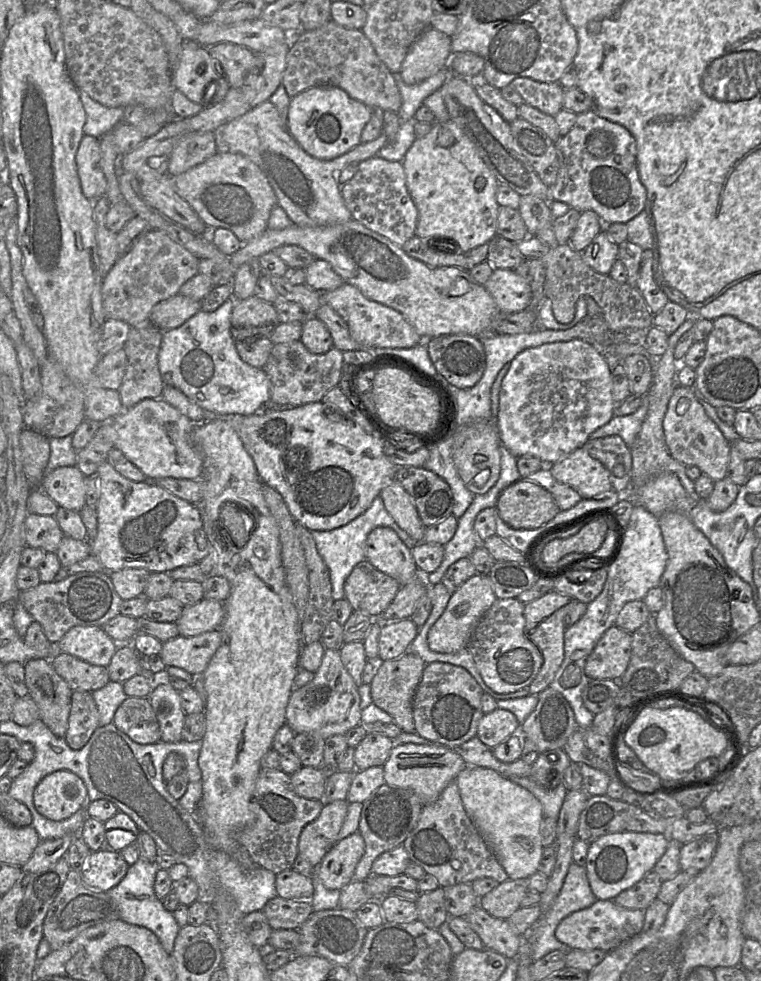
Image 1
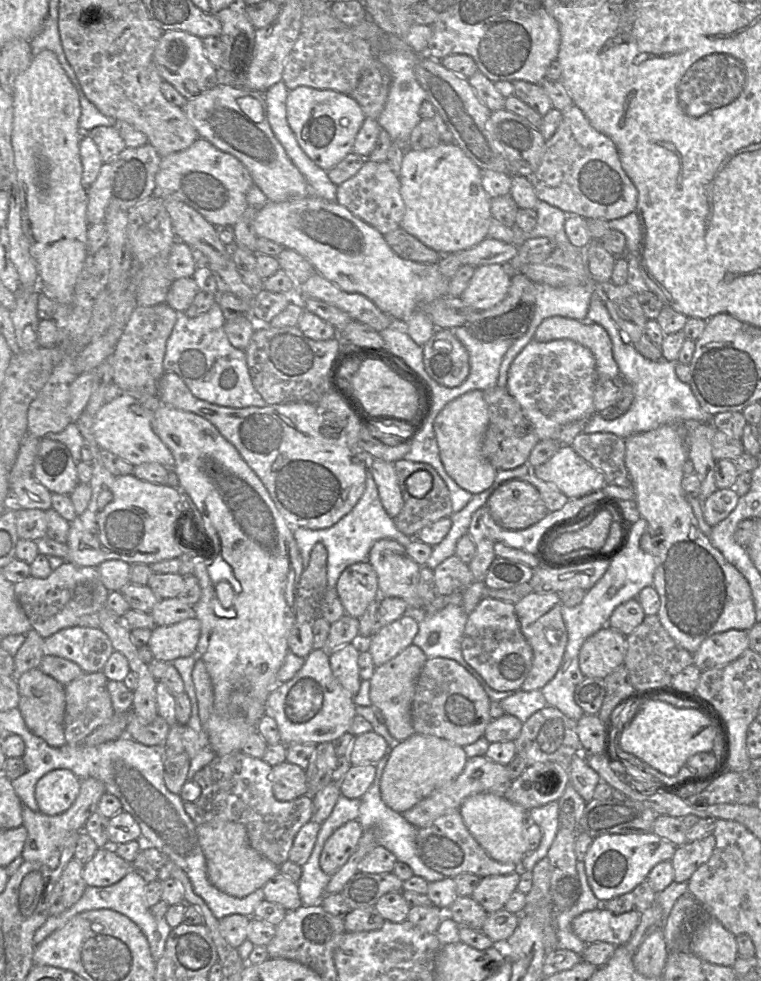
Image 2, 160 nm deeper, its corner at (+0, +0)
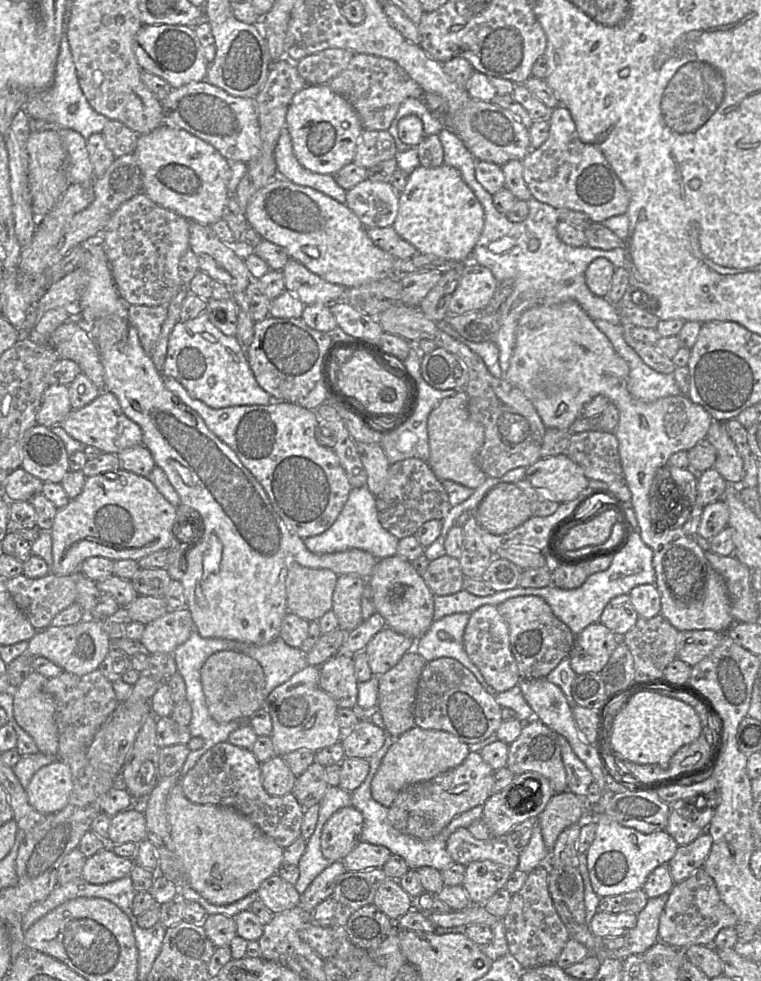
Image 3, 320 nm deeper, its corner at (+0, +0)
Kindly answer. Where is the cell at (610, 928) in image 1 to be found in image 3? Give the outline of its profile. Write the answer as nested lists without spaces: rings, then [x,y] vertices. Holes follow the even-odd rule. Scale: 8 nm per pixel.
[[[599,912],[593,916],[589,926],[592,933],[599,937],[627,936],[637,924],[637,914],[631,912]]]

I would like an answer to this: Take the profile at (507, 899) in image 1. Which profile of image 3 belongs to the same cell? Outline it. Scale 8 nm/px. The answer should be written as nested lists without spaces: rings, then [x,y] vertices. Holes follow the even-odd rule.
[[[489,860],[474,861],[465,866],[461,886],[471,904],[483,905],[495,892],[505,887],[514,870]]]

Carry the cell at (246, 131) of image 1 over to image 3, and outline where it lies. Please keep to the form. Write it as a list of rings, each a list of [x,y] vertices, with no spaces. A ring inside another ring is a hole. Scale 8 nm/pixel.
[[[203,80],[190,82],[179,88],[173,88],[169,95],[161,100],[161,105],[167,124],[184,129],[211,144],[228,161],[241,161],[247,164],[260,153],[262,141],[255,97],[233,96]]]

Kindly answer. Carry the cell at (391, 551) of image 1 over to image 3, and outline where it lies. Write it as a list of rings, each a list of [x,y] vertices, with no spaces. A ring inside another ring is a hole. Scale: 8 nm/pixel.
[[[394,555],[379,559],[368,578],[373,591],[375,611],[379,613],[389,627],[414,640],[421,638],[434,622],[434,597],[423,577],[415,570],[412,562]]]

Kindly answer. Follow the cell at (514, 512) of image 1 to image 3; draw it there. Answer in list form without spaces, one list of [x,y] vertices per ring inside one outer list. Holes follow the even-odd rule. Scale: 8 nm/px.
[[[499,483],[481,504],[476,516],[481,528],[493,535],[505,534],[532,517],[525,493],[513,483]]]

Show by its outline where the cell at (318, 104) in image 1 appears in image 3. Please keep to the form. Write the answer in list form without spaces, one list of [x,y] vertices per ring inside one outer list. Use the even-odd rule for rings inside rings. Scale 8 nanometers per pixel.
[[[327,84],[306,85],[292,97],[286,113],[286,127],[298,162],[312,172],[331,175],[353,161],[364,130],[353,106]]]

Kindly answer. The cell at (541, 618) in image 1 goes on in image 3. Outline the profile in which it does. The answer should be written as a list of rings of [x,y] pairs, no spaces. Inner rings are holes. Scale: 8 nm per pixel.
[[[537,596],[513,597],[497,608],[507,624],[510,648],[521,679],[546,678],[564,658],[568,658],[575,635],[554,615],[544,599]]]

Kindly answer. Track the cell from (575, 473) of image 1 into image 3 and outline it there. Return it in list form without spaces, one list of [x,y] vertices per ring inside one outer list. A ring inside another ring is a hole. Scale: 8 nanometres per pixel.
[[[565,453],[540,458],[526,469],[525,479],[558,503],[575,499],[589,483],[582,468]]]

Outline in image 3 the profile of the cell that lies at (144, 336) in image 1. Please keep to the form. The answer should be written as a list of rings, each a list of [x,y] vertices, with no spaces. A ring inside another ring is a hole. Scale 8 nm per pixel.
[[[167,305],[128,306],[128,317],[137,329],[138,338],[145,353],[151,357],[160,336],[162,325],[167,317]]]

